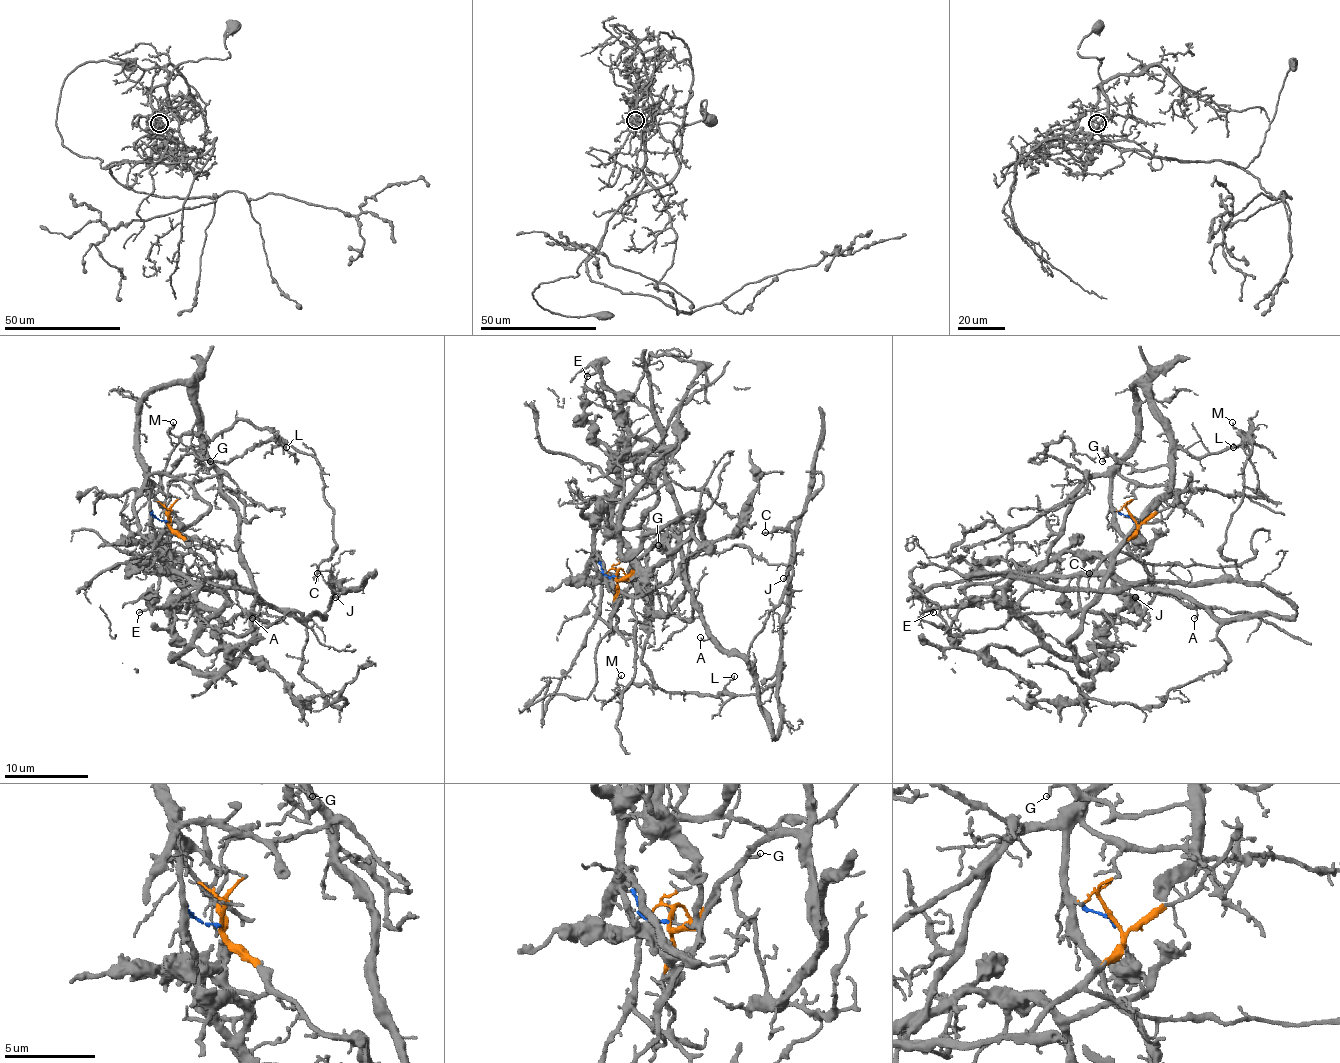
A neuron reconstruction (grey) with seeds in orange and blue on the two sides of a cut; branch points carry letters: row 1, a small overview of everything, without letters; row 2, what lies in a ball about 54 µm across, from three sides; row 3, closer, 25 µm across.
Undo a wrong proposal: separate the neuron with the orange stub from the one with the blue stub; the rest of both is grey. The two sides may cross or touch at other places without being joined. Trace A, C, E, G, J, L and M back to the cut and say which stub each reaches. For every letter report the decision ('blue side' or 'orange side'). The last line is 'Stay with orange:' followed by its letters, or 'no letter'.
A: orange side
C: orange side
E: blue side
G: blue side
J: orange side
L: blue side
M: blue side
Stay with orange: A, C, J

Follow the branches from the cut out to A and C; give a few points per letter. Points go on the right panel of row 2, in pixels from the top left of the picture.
A: (1134, 520), (1136, 530), (1094, 572), (1108, 572), (1151, 589), (1168, 589), (1187, 598), (1195, 606), (1195, 619)
C: (1134, 520), (1094, 572), (1187, 593), (1218, 619), (1296, 612), (1235, 581), (1087, 593), (1089, 572)

